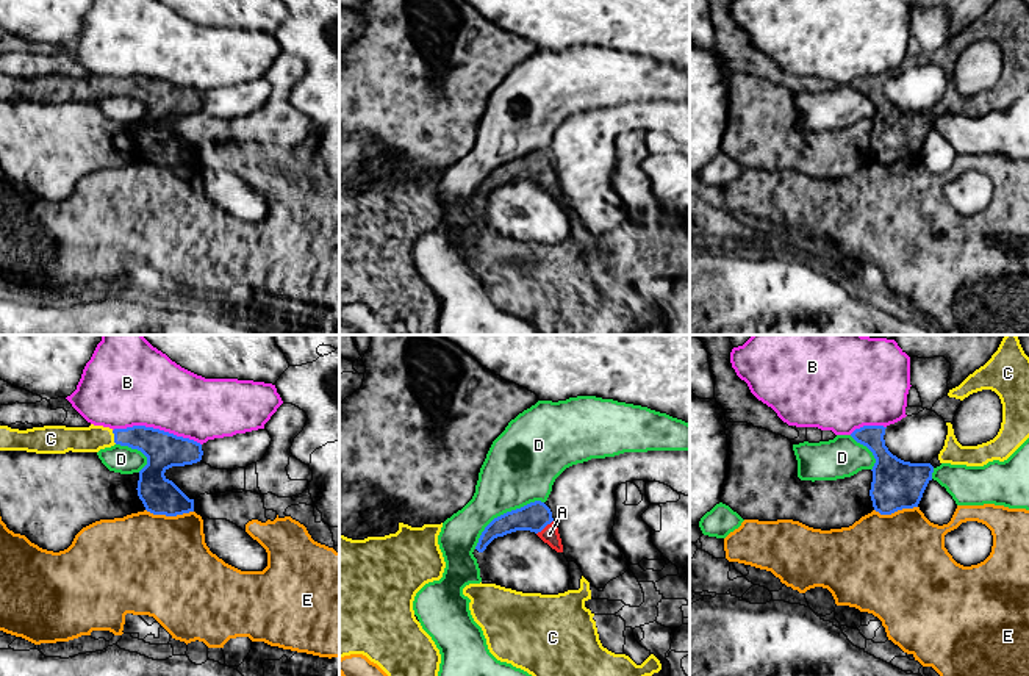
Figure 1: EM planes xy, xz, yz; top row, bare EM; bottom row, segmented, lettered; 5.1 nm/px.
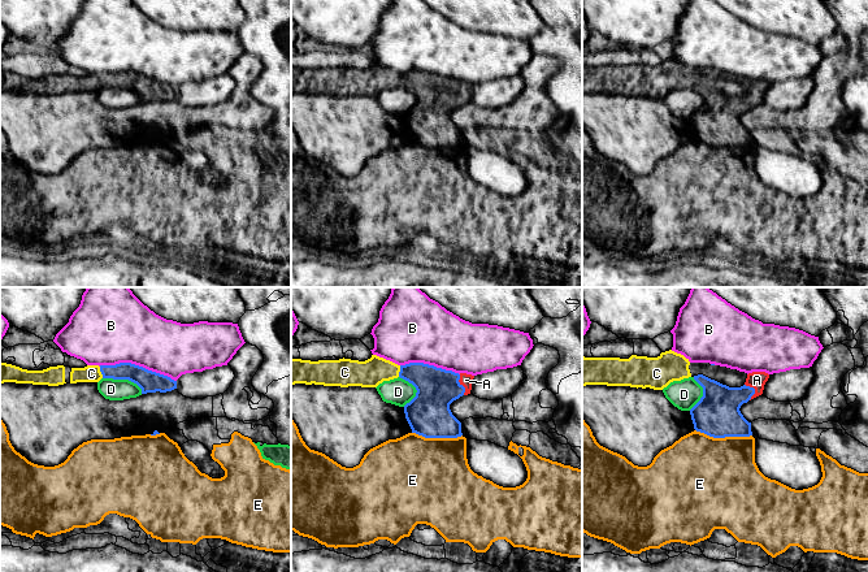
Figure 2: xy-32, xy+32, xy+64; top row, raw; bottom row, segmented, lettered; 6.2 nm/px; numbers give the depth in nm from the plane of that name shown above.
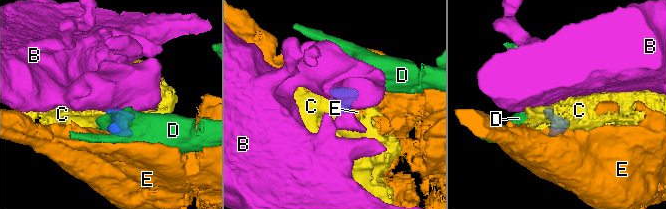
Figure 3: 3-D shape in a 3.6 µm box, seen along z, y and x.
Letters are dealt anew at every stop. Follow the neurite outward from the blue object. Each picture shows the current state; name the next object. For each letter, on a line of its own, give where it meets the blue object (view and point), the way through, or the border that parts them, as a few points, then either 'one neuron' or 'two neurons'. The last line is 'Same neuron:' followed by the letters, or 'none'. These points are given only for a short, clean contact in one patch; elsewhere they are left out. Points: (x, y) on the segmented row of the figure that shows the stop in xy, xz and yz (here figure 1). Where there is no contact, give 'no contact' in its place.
A: contact xz (544, 526); way xz (534, 517), (544, 526), (549, 534); one neuron
B: contact xy (157, 429); two neurons
C: contact xy (114, 437); one neuron
D: contact xz (504, 514); two neurons
E: contact xy (169, 515); border xy (146, 509), (166, 515), (193, 512); two neurons
Same neuron: A, C

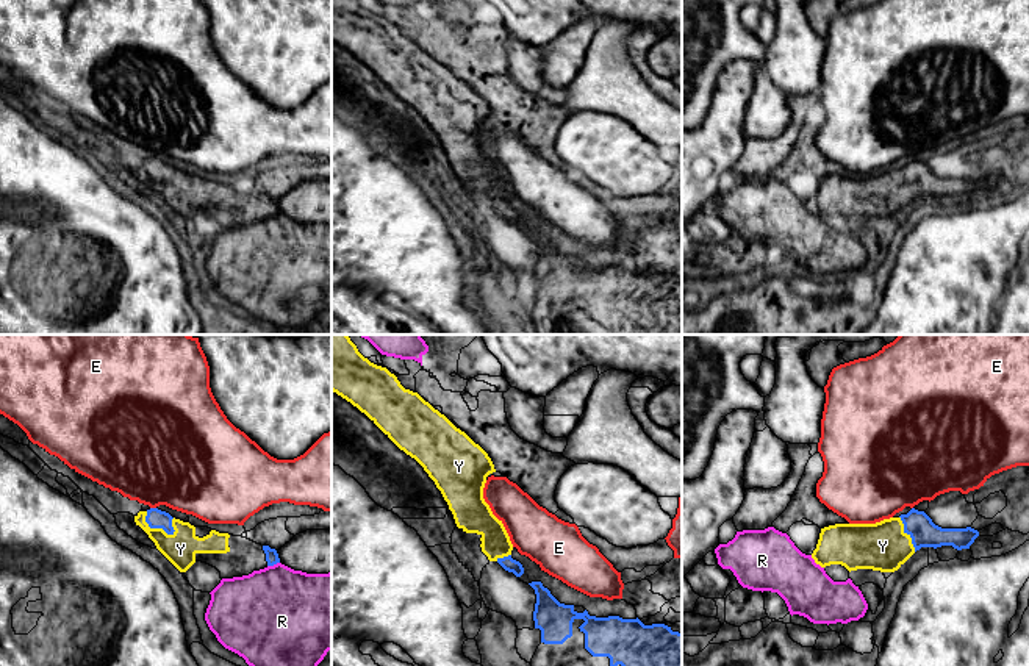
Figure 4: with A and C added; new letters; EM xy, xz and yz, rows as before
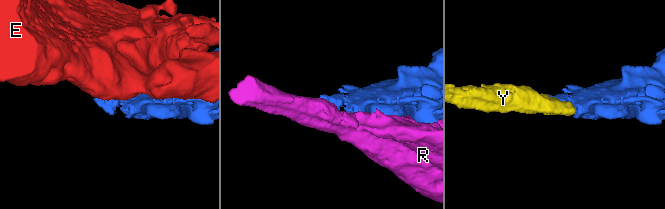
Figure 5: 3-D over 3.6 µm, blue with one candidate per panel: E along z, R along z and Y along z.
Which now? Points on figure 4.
E: contact xy (154, 508); two neurons
R: contact xy (272, 565); two neurons
Y: contact xy (155, 527); way xy (155, 518), (155, 527), (180, 549); one neuron
Same neuron: Y

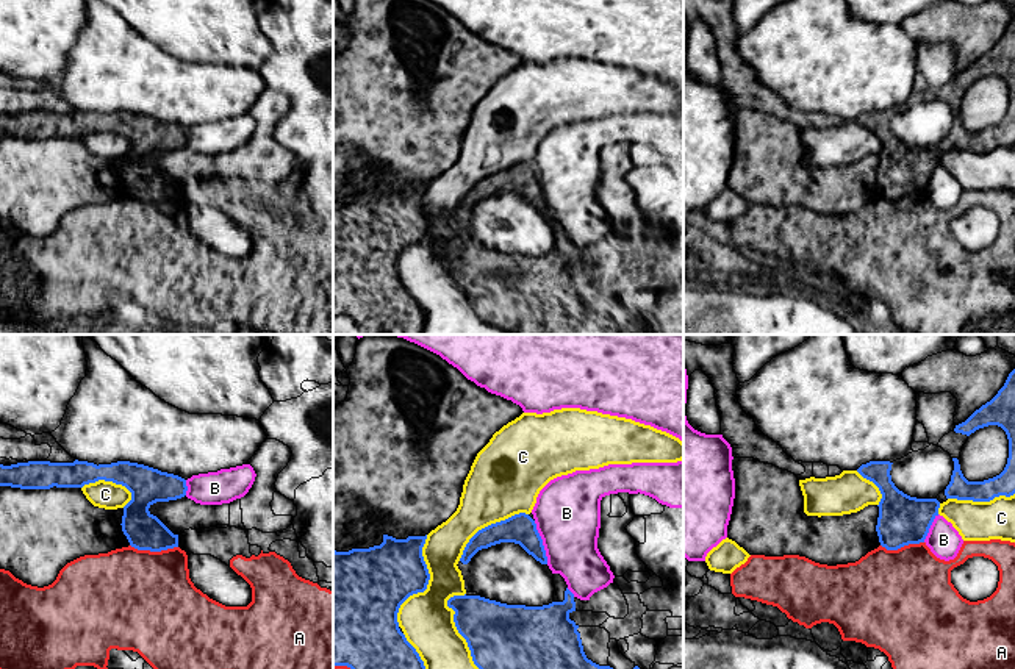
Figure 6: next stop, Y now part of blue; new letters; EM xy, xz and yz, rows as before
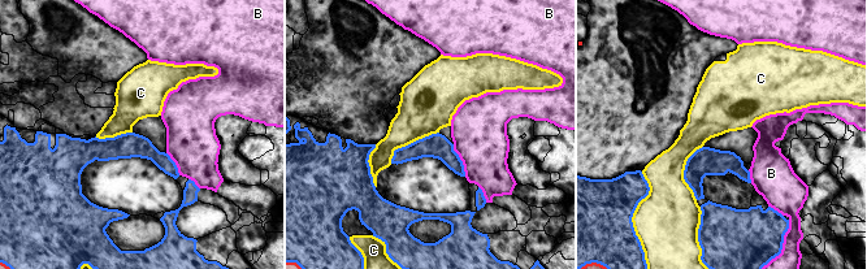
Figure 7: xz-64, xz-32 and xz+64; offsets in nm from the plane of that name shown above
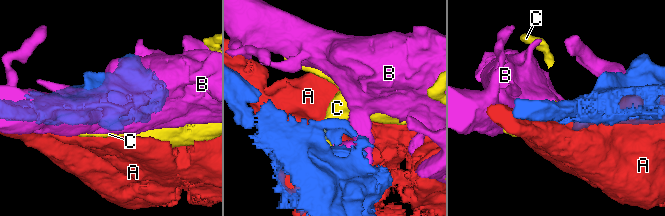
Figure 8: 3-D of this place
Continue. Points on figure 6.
A: contact xy (154, 550); two neurons
B: contact xz (541, 543); two neurons
C: contact xz (427, 583); two neurons
Same neuron: none

